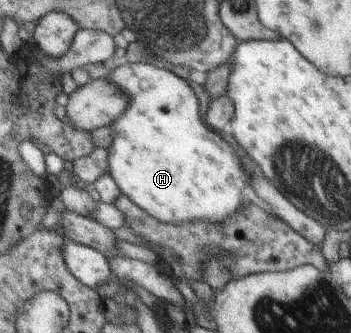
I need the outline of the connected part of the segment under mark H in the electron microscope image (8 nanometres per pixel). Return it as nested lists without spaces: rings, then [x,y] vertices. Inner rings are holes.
[[[122,61],[121,65],[119,65],[119,67],[117,67],[110,75],[105,77],[105,79],[108,82],[111,82],[116,88],[119,88],[120,92],[124,96],[128,97],[127,99],[128,105],[124,109],[124,112],[120,116],[117,116],[116,120],[112,121],[112,123],[109,125],[111,129],[115,132],[115,136],[113,138],[111,145],[107,147],[107,151],[108,151],[107,153],[108,173],[107,174],[109,174],[112,177],[114,183],[120,189],[120,192],[123,196],[127,197],[127,199],[129,199],[131,203],[139,207],[139,209],[143,213],[145,213],[146,217],[150,216],[151,218],[156,219],[159,223],[173,224],[174,226],[189,224],[190,222],[201,222],[203,224],[221,224],[222,222],[225,222],[226,220],[231,219],[236,212],[241,211],[241,209],[243,208],[243,193],[241,193],[241,191],[243,191],[243,189],[245,189],[245,187],[249,185],[247,181],[243,179],[243,175],[249,174],[247,173],[247,167],[246,167],[246,173],[243,173],[243,165],[241,165],[241,162],[243,162],[243,158],[239,159],[239,157],[237,157],[237,153],[235,153],[235,149],[233,149],[233,147],[231,147],[231,145],[229,145],[229,143],[225,139],[222,139],[221,136],[217,134],[217,132],[214,132],[212,128],[209,128],[208,124],[203,123],[203,121],[201,121],[201,115],[199,115],[199,103],[197,103],[197,97],[195,97],[195,93],[191,91],[191,87],[187,85],[187,82],[183,81],[183,78],[179,79],[179,77],[177,77],[177,74],[171,73],[171,71],[165,68],[157,68],[154,65],[141,65],[141,63],[128,64]]]

